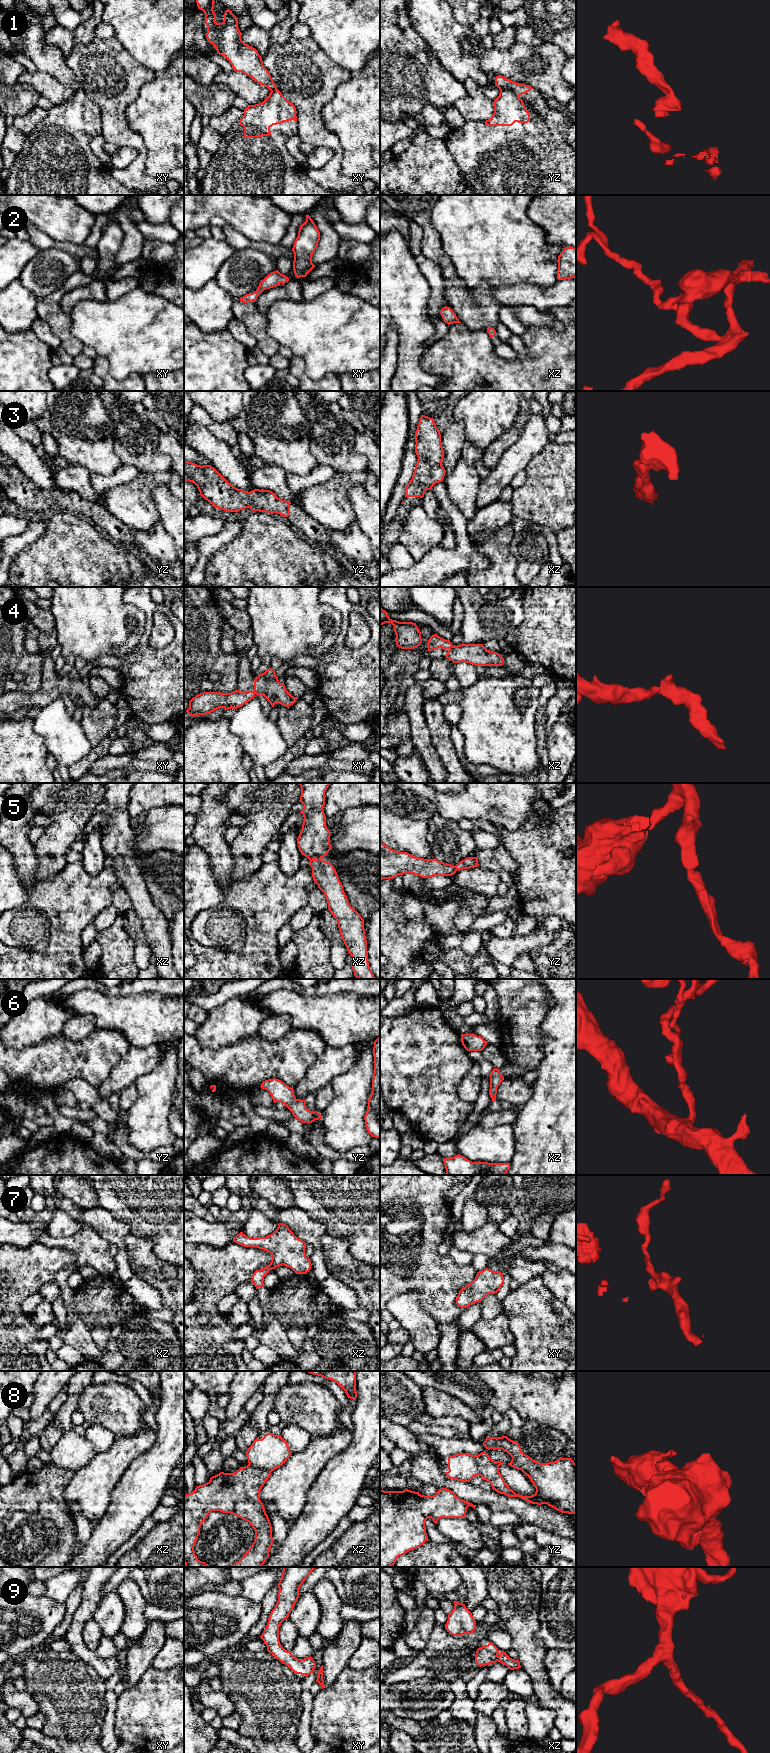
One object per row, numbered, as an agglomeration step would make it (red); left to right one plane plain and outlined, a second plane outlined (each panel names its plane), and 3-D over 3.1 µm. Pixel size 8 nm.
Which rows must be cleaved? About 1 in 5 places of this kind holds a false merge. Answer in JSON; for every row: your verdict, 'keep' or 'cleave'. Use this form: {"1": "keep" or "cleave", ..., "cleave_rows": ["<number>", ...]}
{"1": "keep", "2": "keep", "3": "keep", "4": "keep", "5": "keep", "6": "keep", "7": "keep", "8": "cleave", "9": "keep", "cleave_rows": ["8"]}

